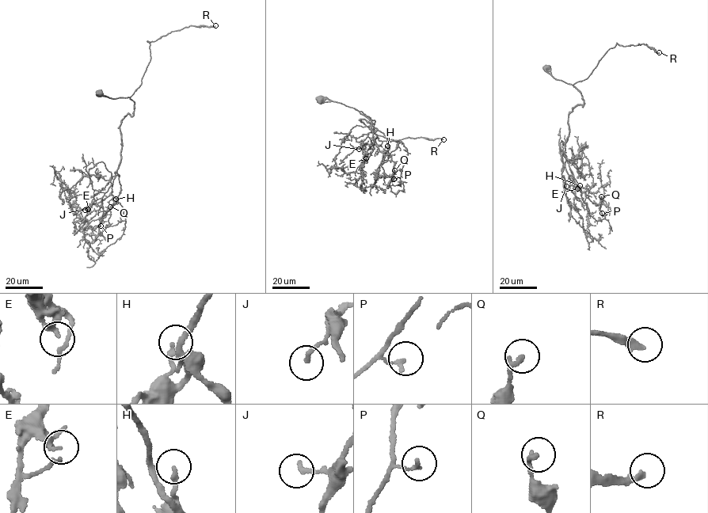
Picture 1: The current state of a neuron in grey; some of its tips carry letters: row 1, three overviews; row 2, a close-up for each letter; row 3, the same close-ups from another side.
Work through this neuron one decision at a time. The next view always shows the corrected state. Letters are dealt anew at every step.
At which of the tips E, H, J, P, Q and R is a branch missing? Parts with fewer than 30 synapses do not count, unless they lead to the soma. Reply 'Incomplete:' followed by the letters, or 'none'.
Incomplete: J, R

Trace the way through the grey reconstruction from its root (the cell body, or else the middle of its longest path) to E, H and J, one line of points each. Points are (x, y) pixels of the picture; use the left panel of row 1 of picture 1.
E: (98, 93), (128, 96), (134, 114), (127, 114), (119, 127), (120, 163), (111, 194), (88, 209)
H: (98, 93), (112, 98), (128, 96), (134, 102), (134, 114), (127, 114), (119, 127), (120, 191), (116, 199)
J: (98, 93), (128, 96), (134, 114), (121, 123), (120, 163), (112, 184), (85, 210)

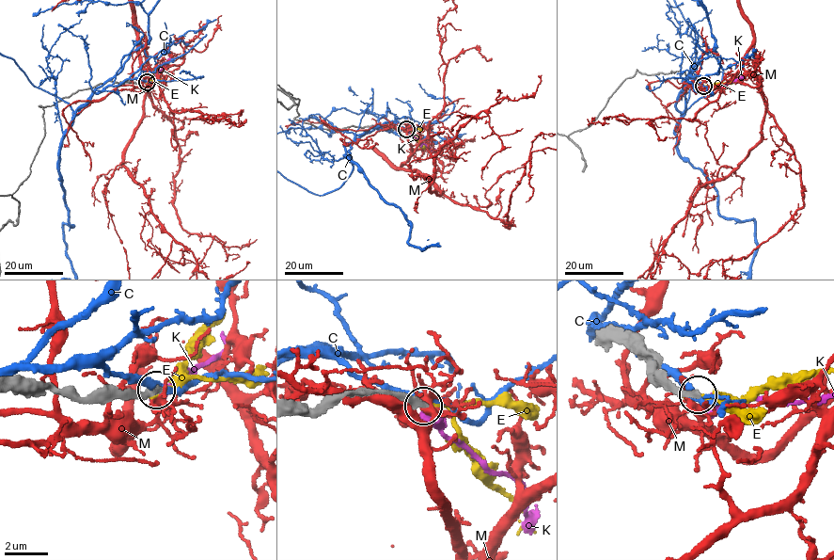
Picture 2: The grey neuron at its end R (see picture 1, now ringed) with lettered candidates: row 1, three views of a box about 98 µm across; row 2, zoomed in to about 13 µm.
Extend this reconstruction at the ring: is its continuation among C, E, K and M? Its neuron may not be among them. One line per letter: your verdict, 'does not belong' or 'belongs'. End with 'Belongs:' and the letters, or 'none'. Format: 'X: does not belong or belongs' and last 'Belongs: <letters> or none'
C: does not belong
E: does not belong
K: does not belong
M: does not belong
Belongs: none

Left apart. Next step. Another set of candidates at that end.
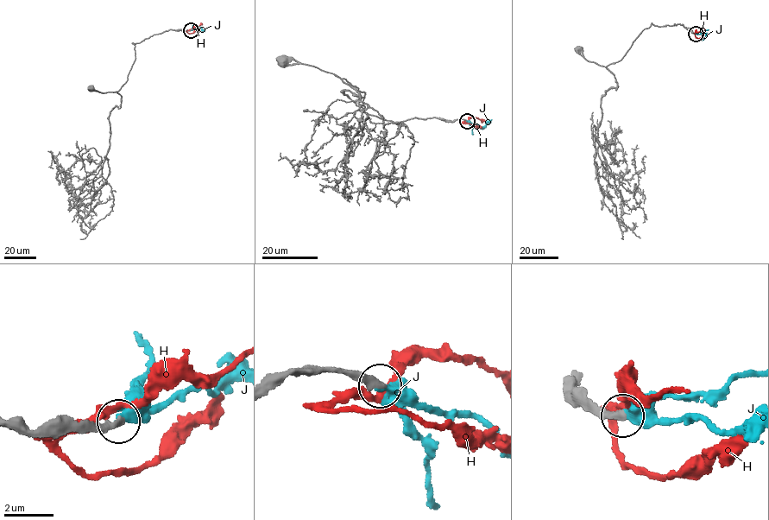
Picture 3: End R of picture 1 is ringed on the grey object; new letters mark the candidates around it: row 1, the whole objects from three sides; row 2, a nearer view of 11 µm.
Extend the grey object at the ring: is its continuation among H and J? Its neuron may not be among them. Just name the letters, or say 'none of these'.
J

